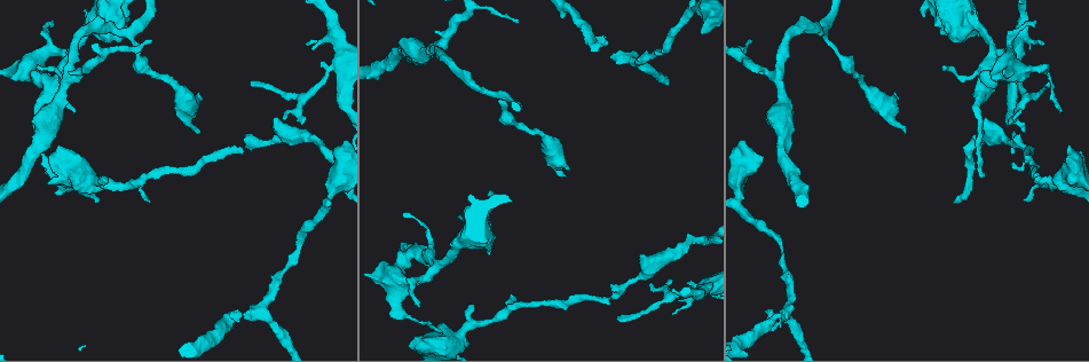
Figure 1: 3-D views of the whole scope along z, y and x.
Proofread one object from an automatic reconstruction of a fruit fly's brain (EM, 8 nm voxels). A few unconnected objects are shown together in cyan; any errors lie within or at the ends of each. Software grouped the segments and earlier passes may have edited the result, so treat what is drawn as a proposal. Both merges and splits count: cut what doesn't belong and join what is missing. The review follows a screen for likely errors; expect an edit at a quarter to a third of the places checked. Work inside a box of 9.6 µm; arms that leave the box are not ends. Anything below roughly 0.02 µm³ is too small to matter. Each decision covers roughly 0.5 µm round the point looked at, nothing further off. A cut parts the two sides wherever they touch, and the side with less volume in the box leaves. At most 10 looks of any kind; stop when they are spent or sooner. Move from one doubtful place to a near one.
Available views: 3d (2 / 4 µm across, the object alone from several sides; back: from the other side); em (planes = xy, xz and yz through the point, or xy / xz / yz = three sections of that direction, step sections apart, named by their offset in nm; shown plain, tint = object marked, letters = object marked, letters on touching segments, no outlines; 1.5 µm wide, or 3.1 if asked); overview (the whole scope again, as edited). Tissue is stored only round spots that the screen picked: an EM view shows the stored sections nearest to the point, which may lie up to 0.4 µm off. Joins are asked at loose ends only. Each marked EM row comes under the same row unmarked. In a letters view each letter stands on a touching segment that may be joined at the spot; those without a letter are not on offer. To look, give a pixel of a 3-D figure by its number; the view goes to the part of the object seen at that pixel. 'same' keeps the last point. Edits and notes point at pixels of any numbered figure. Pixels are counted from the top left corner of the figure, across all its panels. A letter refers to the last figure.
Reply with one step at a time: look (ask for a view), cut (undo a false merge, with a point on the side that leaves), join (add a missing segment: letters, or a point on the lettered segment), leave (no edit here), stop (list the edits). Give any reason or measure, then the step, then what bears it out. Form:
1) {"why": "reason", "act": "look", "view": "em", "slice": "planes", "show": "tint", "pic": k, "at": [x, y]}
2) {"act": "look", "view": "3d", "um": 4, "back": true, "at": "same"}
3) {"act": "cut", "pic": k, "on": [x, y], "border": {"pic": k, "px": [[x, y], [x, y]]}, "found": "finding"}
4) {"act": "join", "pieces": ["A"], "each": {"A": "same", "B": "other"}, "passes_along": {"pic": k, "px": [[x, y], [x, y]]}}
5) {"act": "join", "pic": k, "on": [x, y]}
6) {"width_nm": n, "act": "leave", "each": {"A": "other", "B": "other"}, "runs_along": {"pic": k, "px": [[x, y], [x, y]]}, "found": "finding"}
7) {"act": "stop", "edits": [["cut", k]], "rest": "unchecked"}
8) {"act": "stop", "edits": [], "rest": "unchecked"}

{"why": "branch stops here", "act": "look", "view": "em", "slice": "xz", "step": 4, "show": "letters", "pic": 1, "at": [1042, 43]}

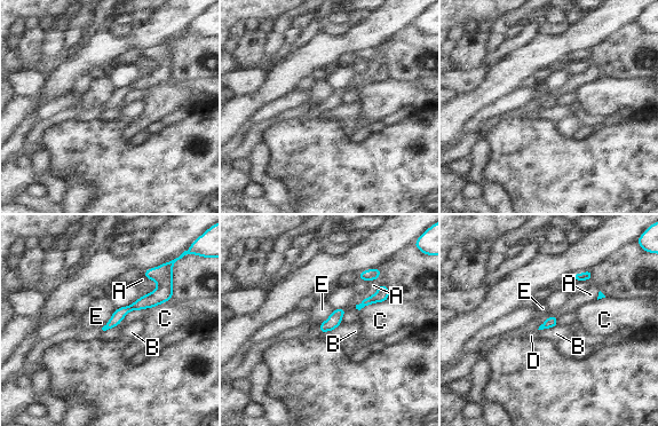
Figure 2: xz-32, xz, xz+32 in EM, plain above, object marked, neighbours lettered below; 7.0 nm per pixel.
{"act": "leave", "each": {"A": "other", "B": "other", "C": "other", "D": "other", "E": "other"}, "runs_along": {"pic": 2, "px": [[168, 289], [127, 308], [109, 325]]}, "found": "none of them fits"}

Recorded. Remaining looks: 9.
{"why": "branch stops here", "act": "look", "view": "em", "slice": "planes", "show": "letters", "pic": 1, "at": [275, 118]}

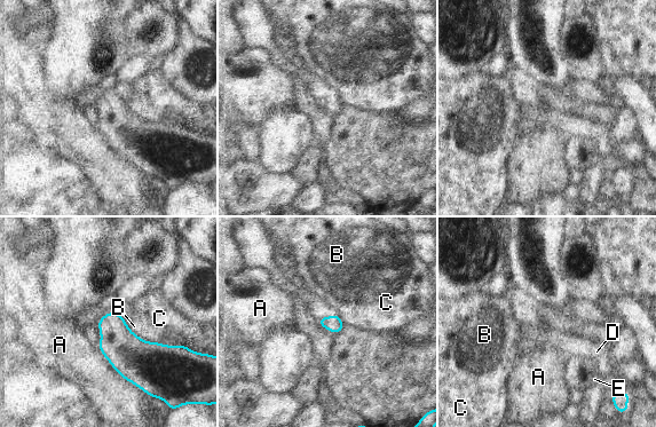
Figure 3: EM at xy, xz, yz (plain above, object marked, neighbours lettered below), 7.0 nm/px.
{"act": "leave", "each": {"A": "other", "B": "other", "C": "other", "D": "other", "E": "other"}, "found": "no lettered segment goes on from it"}

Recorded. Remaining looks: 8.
{"why": "thin end", "act": "look", "view": "em", "slice": "planes", "show": "tint", "pic": 1, "at": [1045, 84]}

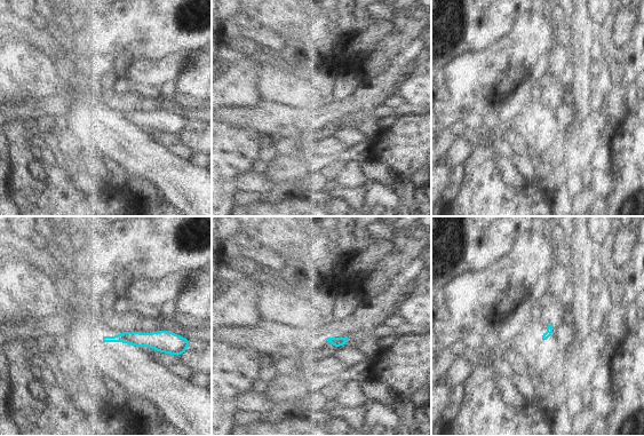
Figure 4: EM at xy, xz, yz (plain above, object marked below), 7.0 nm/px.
{"act": "look", "view": "em", "slice": "planes", "show": "letters", "at": "same"}

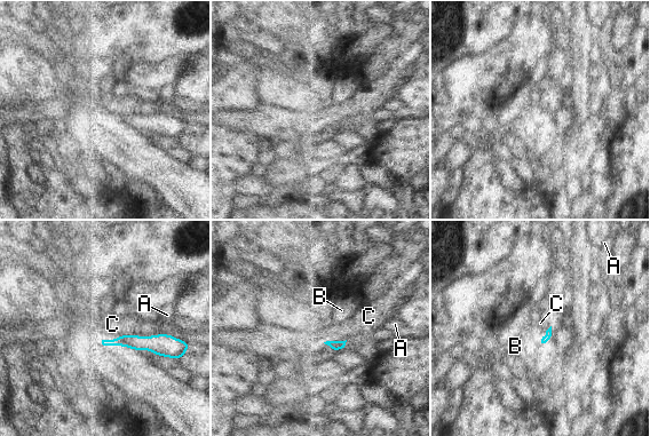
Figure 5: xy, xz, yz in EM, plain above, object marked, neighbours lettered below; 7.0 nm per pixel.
{"act": "leave", "each": {"A": "other", "B": "other", "C": "other"}, "border": {"pic": 5, "px": [[160, 333], [119, 335], [102, 340]]}, "found": "none of them fits"}

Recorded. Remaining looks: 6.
{"why": "thin end", "act": "look", "view": "3d", "um": 2, "pic": 1, "at": [1035, 22]}

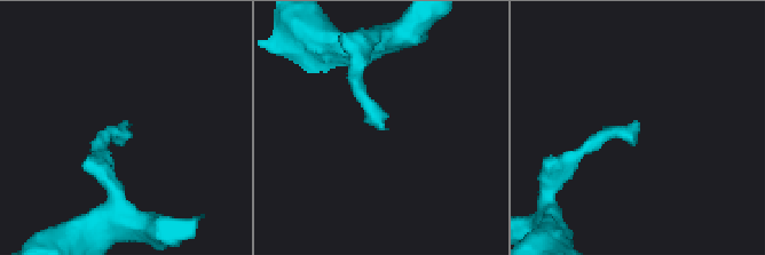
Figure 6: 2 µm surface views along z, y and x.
{"why": "need the tissue", "act": "look", "view": "em", "slice": "planes", "show": "tint", "pic": 6, "at": [635, 122]}

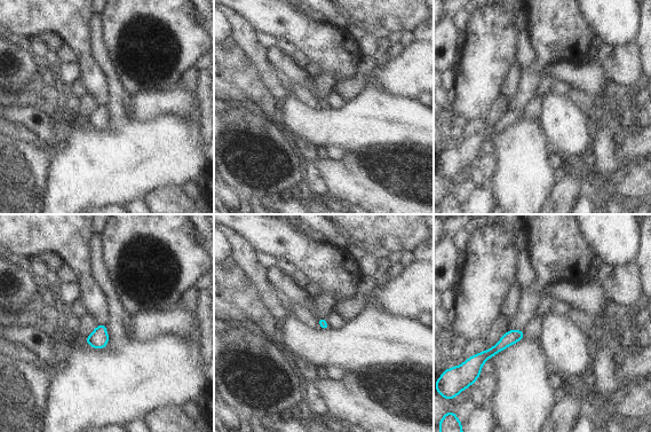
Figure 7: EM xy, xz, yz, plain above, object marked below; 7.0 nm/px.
{"act": "look", "view": "em", "slice": "planes", "show": "letters", "at": "same"}

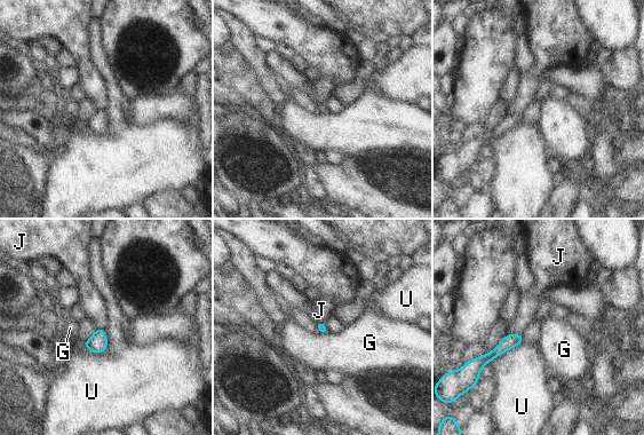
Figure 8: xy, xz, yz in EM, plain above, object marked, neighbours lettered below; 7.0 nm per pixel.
{"act": "leave", "each": {"G": "other", "J": "other", "U": "other"}, "border": {"pic": 8, "px": [[507, 333], [522, 334]]}, "found": "no lettered segment goes on from it"}

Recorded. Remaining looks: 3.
{"act": "stop", "edits": [], "rest": "unchecked"}

